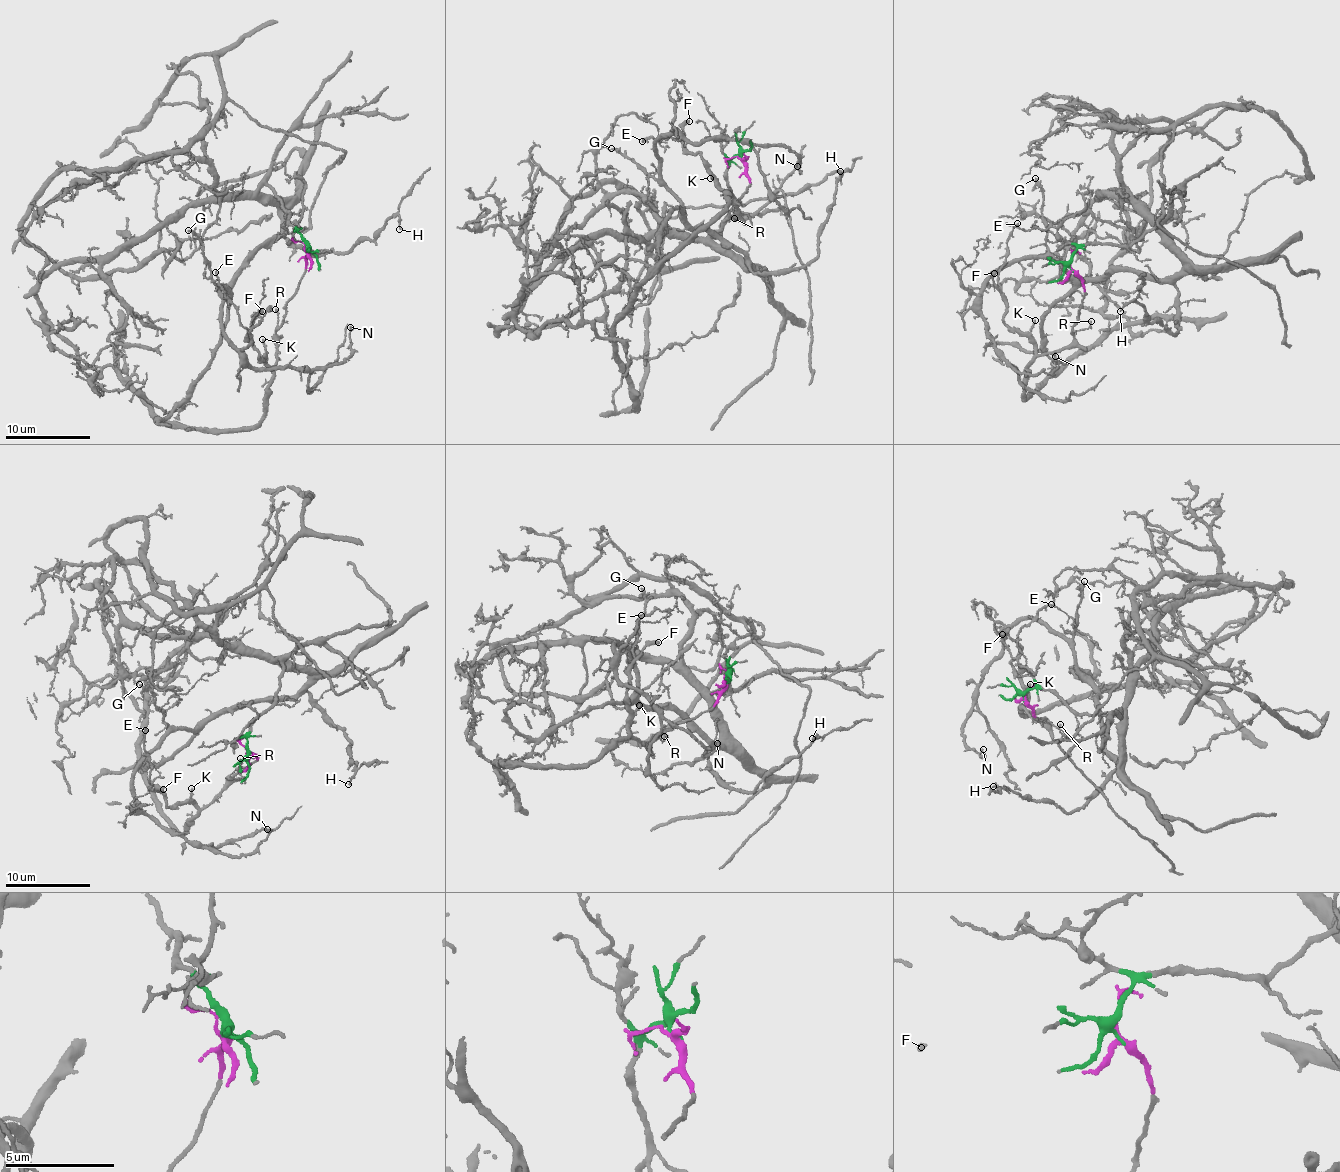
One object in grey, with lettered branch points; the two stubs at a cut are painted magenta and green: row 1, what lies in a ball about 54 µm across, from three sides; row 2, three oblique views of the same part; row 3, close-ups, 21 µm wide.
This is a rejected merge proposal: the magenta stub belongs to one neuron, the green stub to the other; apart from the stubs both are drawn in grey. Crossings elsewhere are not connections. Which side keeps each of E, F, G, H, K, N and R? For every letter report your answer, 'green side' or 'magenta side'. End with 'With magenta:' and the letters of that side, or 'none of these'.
E: magenta side
F: magenta side
G: green side
H: green side
K: magenta side
N: green side
R: magenta side
With magenta: E, F, K, R

